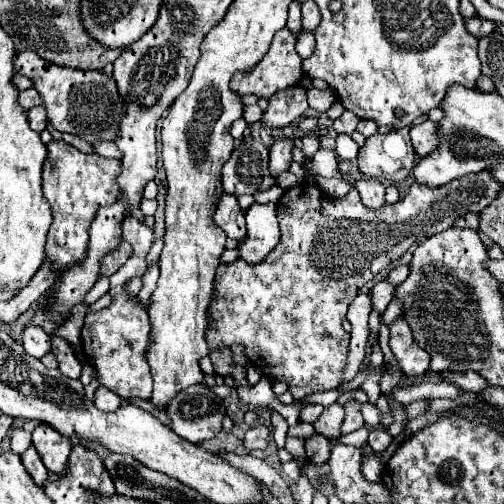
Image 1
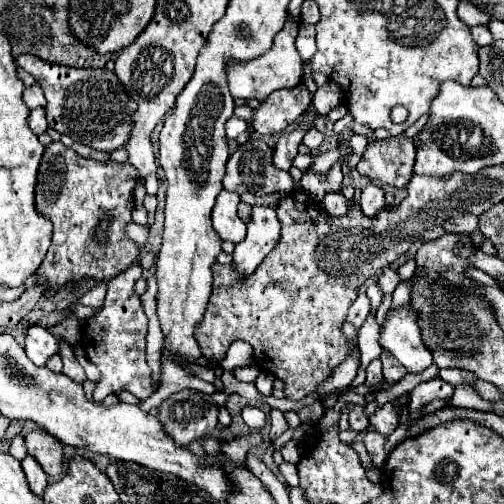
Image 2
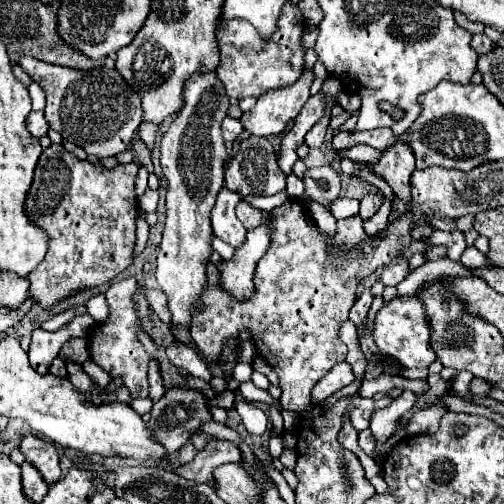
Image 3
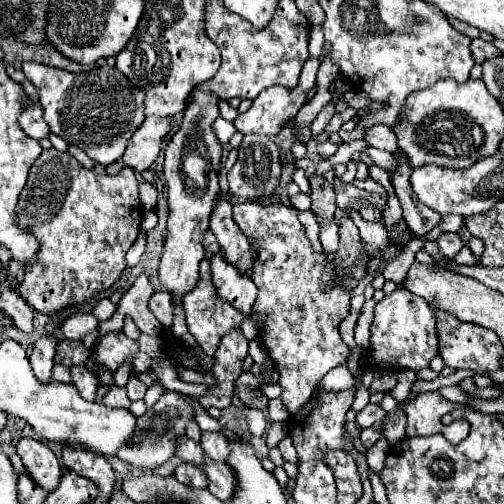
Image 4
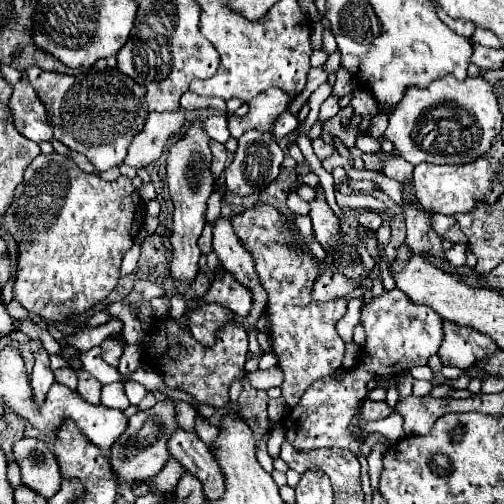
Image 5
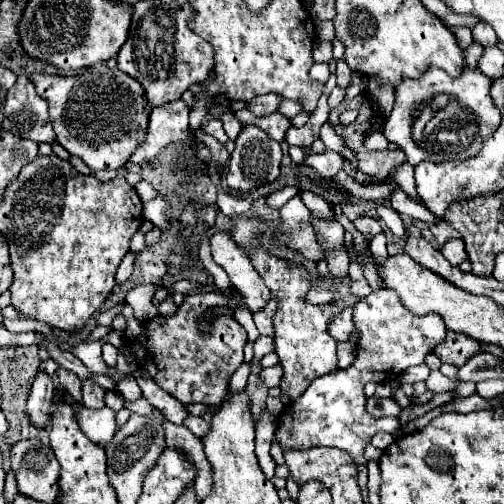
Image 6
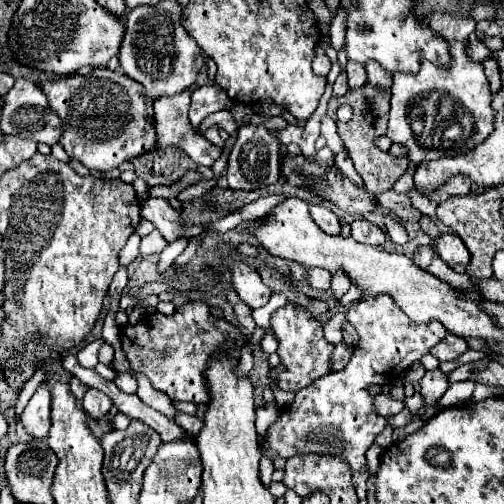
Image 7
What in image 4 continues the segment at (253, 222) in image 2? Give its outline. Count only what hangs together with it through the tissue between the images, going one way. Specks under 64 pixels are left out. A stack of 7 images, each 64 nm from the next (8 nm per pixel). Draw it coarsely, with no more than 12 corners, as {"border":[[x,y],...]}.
{"border":[[214,256],[218,296],[250,312],[258,290],[248,274]]}

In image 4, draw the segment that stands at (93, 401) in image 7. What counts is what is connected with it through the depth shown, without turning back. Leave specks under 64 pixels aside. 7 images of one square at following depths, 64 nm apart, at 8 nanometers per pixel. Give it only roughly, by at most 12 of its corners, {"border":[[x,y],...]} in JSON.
{"border":[[72,366],[72,384],[84,400],[94,400],[98,380],[86,366]]}

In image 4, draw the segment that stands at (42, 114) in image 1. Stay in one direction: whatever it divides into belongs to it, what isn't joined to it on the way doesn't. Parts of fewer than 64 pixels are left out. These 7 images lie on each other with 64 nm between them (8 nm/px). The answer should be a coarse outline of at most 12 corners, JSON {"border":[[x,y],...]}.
{"border":[[28,102],[20,128],[36,140],[50,128],[42,118],[42,106]]}

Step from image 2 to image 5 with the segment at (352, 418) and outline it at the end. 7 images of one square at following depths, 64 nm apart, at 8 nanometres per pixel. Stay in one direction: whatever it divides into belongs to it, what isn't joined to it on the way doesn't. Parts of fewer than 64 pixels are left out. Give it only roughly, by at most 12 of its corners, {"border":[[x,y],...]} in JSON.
{"border":[[366,400],[360,420],[386,418],[392,408],[386,402]]}

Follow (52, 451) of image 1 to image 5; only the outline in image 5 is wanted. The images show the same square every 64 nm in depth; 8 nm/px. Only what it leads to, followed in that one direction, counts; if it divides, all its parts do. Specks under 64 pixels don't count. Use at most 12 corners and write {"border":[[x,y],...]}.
{"border":[[22,438],[14,458],[22,484],[52,498],[62,484],[46,442]]}

